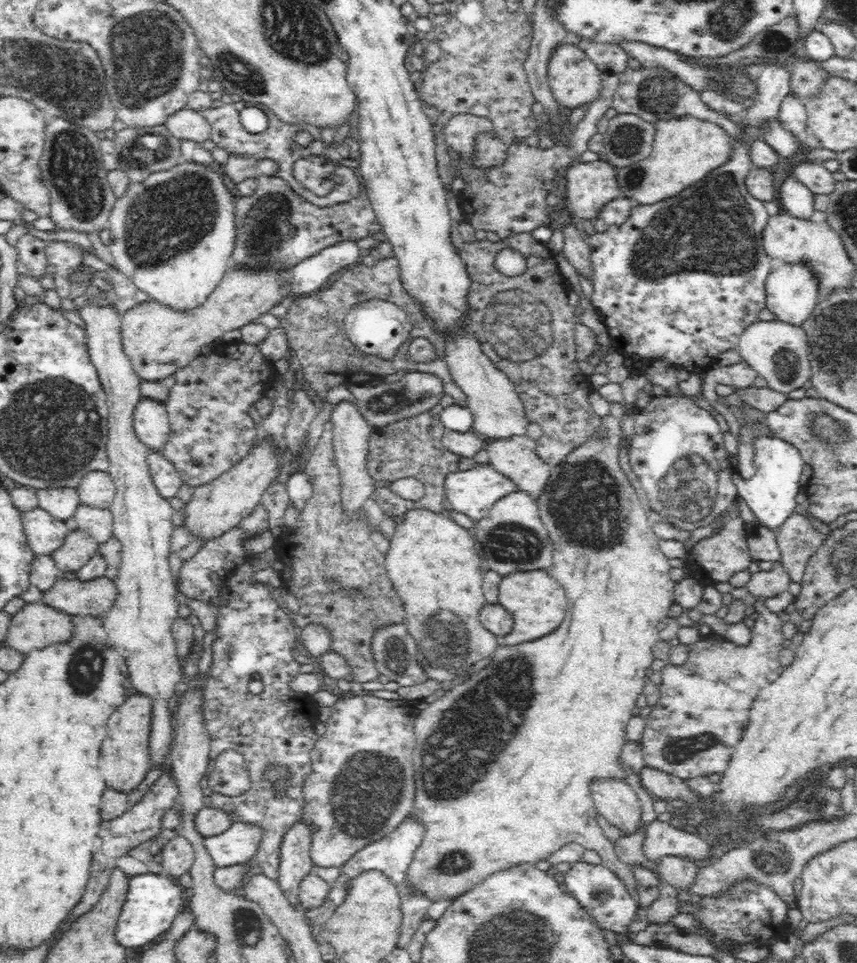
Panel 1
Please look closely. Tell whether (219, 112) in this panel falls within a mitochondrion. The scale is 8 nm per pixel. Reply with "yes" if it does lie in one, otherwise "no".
no

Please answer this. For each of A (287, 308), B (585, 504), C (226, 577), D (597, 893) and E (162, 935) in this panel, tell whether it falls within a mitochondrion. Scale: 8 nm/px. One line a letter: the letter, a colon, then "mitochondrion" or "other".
A: other
B: mitochondrion
C: other
D: mitochondrion
E: other

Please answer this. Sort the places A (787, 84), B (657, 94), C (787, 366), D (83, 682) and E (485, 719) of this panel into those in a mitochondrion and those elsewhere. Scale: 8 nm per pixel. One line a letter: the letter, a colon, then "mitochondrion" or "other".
A: other
B: mitochondrion
C: mitochondrion
D: mitochondrion
E: mitochondrion

